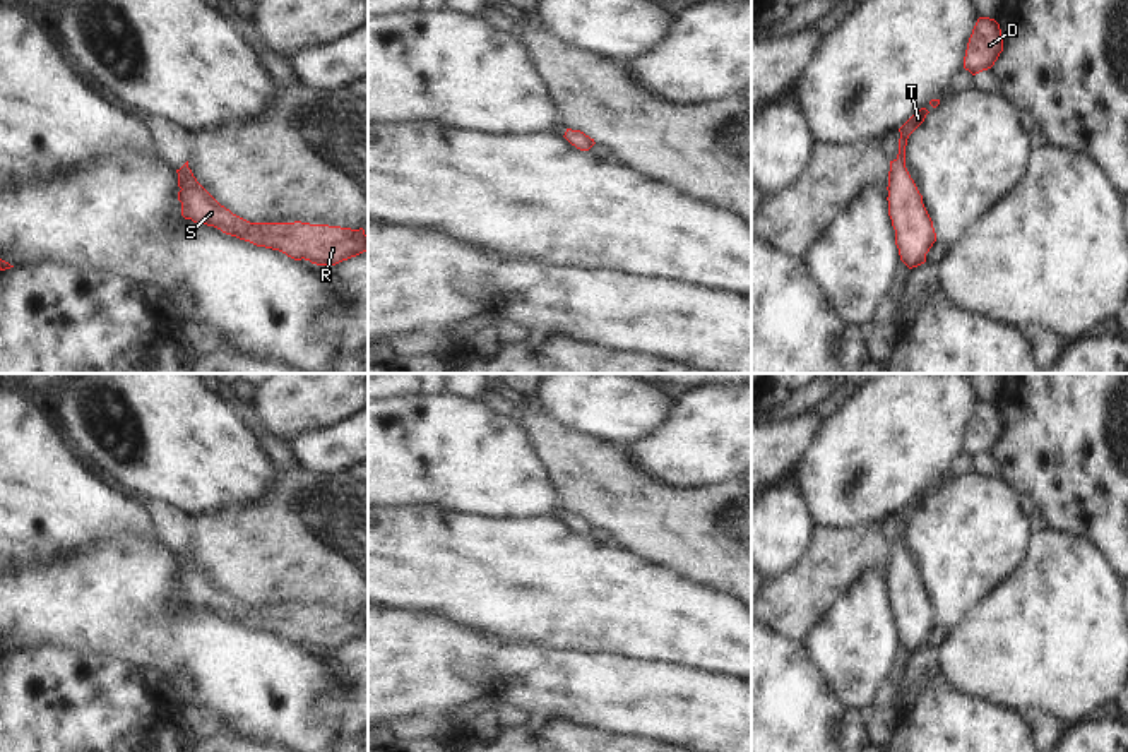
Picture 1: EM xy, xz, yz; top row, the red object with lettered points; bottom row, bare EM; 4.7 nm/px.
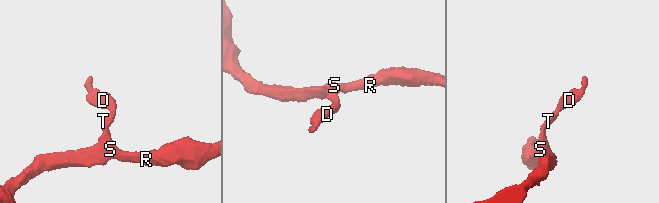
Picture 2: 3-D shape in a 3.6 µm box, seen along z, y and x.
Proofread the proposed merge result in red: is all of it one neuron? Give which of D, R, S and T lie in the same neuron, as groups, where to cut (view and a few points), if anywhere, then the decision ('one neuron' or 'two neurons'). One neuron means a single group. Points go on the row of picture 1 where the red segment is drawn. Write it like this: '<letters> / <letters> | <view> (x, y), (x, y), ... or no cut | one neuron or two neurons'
D R S T | no cut | one neuron

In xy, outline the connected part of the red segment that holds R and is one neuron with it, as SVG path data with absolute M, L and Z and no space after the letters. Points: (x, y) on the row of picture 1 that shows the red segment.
M188 161L176 170L181 216L294 260L335 266L368 250L365 230L310 223L250 223L221 206L193 176Z

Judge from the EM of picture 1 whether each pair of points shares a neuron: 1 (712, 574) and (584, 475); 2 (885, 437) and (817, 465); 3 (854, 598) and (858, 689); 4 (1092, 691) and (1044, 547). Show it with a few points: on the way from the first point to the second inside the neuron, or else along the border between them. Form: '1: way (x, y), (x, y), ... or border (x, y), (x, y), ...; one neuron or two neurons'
1: way (680, 542), (659, 521), (642, 514), (617, 495); one neuron
2: way (868, 454), (856, 465), (834, 465); one neuron
3: way (854, 620), (856, 667); one neuron
4: way (1068, 655), (1062, 644), (1062, 583); one neuron

